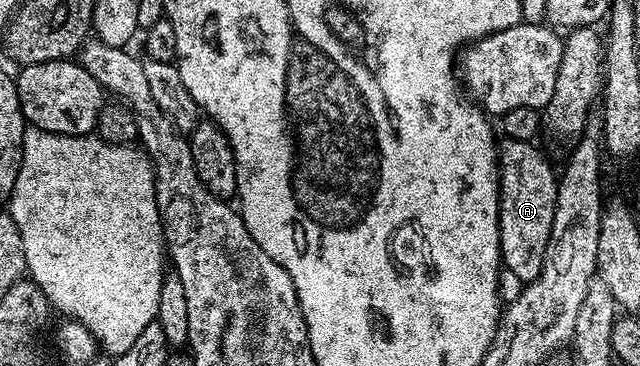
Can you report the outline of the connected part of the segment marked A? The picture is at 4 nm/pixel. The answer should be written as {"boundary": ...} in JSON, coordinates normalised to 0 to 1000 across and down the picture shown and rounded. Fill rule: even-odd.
{"boundary":[[[784,380],[777,445],[783,495],[783,705],[788,730],[814,770],[842,760],[852,724],[852,697],[867,607],[870,571],[872,473],[864,473],[858,437],[839,407],[838,391],[823,383]]]}

